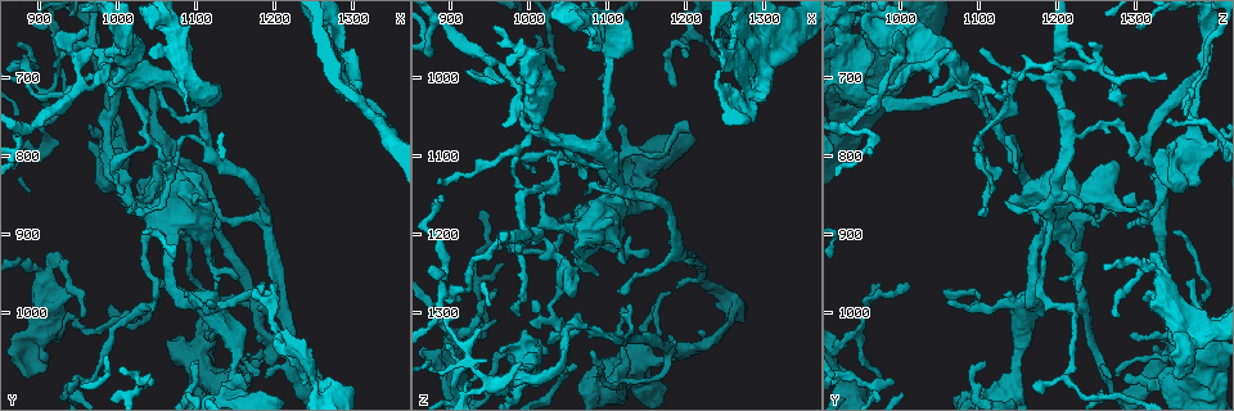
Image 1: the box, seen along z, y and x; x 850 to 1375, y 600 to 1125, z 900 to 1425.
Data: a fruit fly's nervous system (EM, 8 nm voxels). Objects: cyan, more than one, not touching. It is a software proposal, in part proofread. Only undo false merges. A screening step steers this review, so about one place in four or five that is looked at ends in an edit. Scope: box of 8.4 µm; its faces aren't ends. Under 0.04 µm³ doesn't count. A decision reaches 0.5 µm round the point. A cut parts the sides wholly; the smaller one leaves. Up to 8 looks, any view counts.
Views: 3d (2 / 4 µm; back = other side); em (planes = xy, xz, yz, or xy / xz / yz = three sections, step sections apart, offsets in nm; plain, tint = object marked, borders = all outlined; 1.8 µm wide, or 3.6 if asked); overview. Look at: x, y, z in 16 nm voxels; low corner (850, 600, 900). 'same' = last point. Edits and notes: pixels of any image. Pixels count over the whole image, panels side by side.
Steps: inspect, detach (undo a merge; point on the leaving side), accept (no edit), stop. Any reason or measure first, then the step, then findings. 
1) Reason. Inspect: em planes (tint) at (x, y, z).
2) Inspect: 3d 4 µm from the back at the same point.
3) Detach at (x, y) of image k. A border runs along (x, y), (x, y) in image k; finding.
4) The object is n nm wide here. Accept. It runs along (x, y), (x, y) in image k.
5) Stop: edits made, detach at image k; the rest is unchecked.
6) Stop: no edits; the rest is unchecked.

Sharp bend. Inspect: em planes (tint) at (995, 695, 1145).

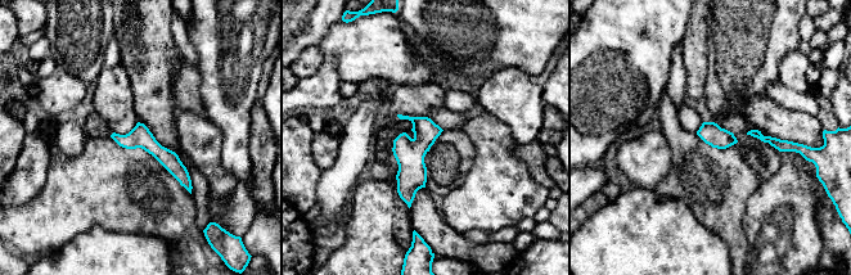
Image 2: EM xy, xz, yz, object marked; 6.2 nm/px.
The object is 140 nm wide here. Accept. Continuous, no second neuron.

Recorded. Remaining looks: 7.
Abrupt turn. Inspect: em yz step 16 (tint) at (895, 705, 1270).

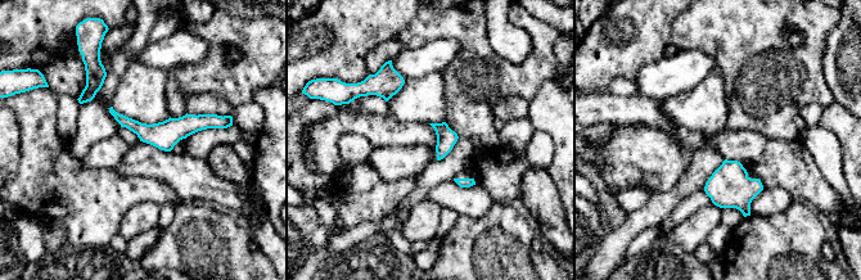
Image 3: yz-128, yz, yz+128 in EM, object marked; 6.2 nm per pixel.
Inspect: em planes (tint) at the same point.

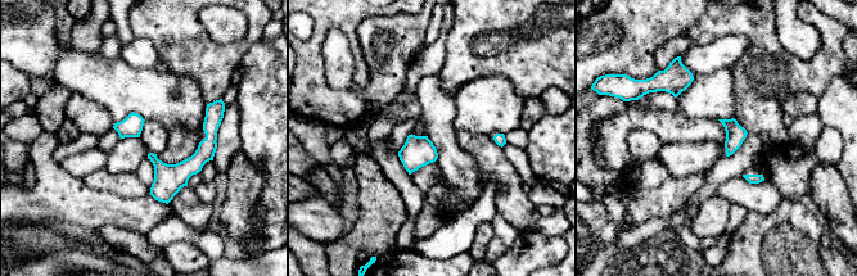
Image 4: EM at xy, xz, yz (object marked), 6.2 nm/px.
Accept. Continuous, no second neuron.

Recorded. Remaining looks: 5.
Thick turns thin. Inspect: em planes (tint) at (1065, 960, 1170).

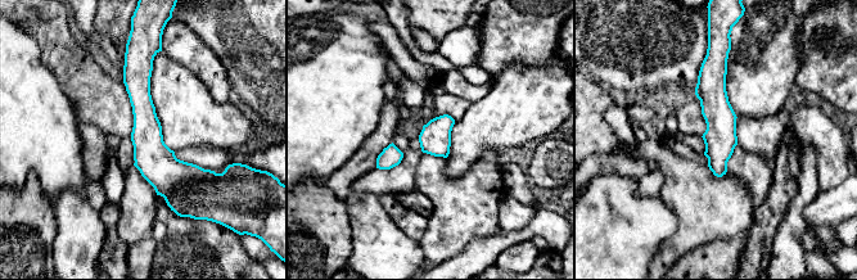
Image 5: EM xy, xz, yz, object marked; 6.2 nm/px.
Accept. It runs along (136, 59), (175, 206) in image 5; one neuron here.

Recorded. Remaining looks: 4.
Stop: no edits; the rest is unchecked.

